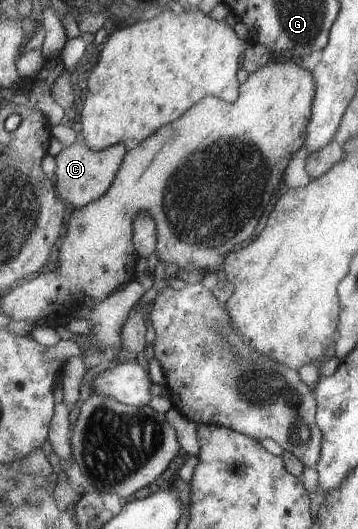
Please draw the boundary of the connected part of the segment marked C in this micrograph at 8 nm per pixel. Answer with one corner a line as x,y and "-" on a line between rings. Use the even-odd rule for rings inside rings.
79,139
69,146
64,146
54,157
56,192
74,209
102,197
110,188
127,152
128,146
123,146
122,141
99,151
90,150

